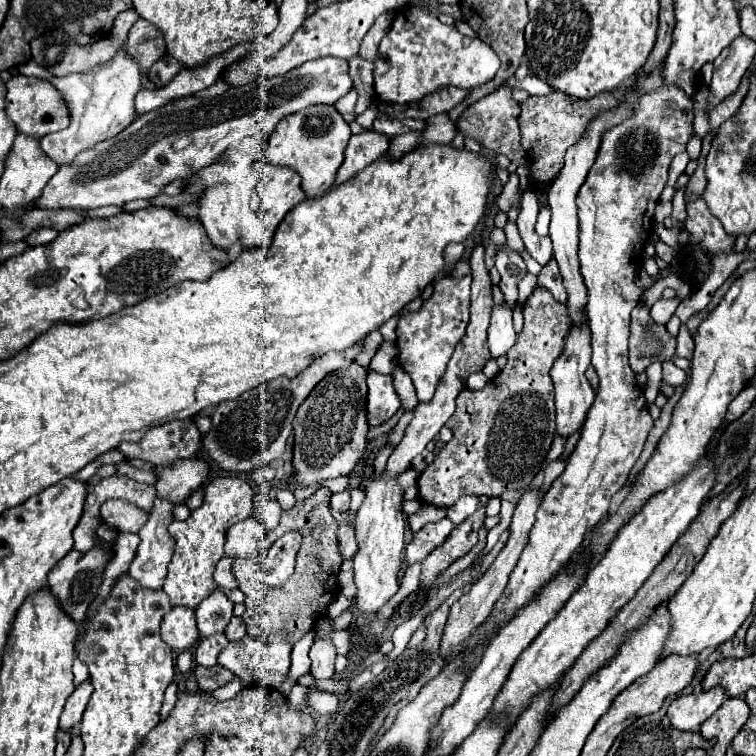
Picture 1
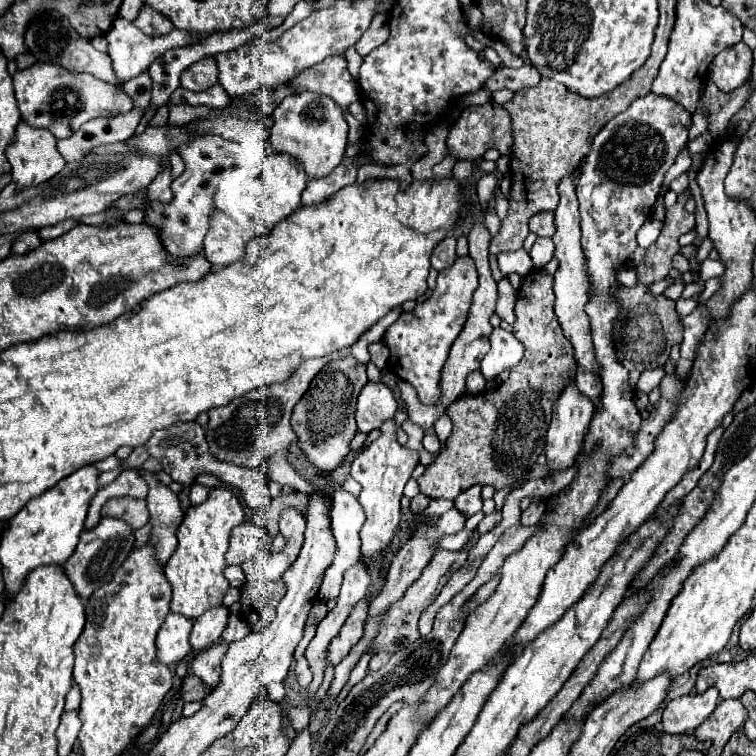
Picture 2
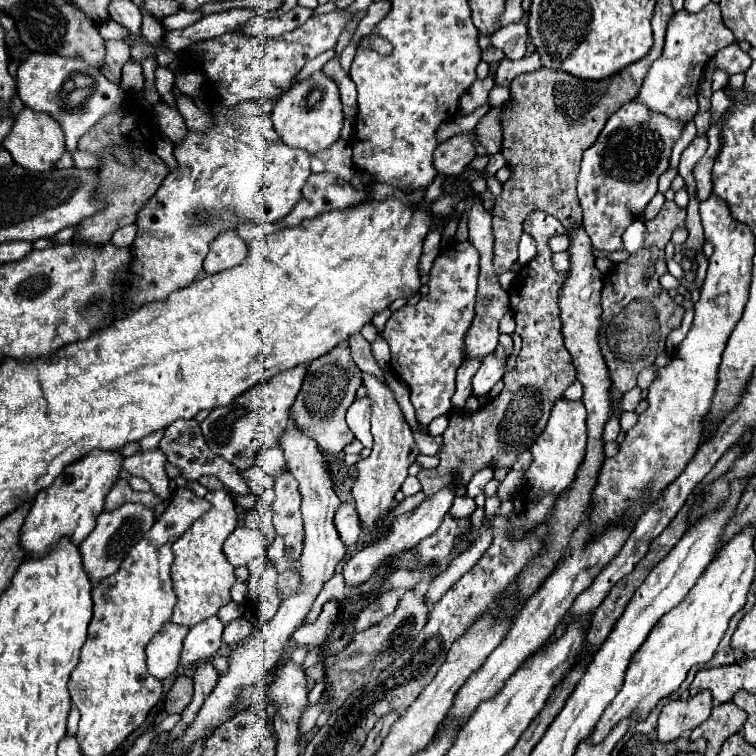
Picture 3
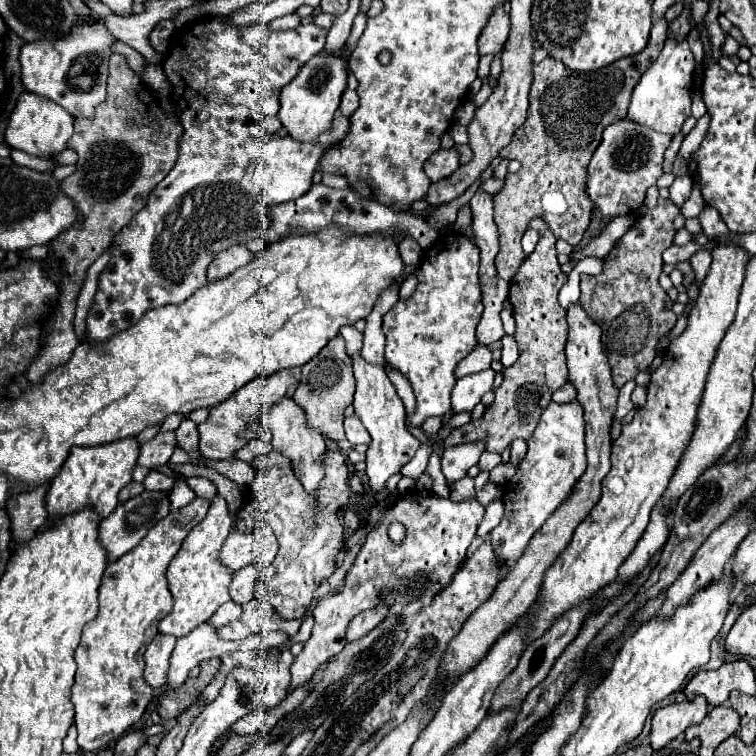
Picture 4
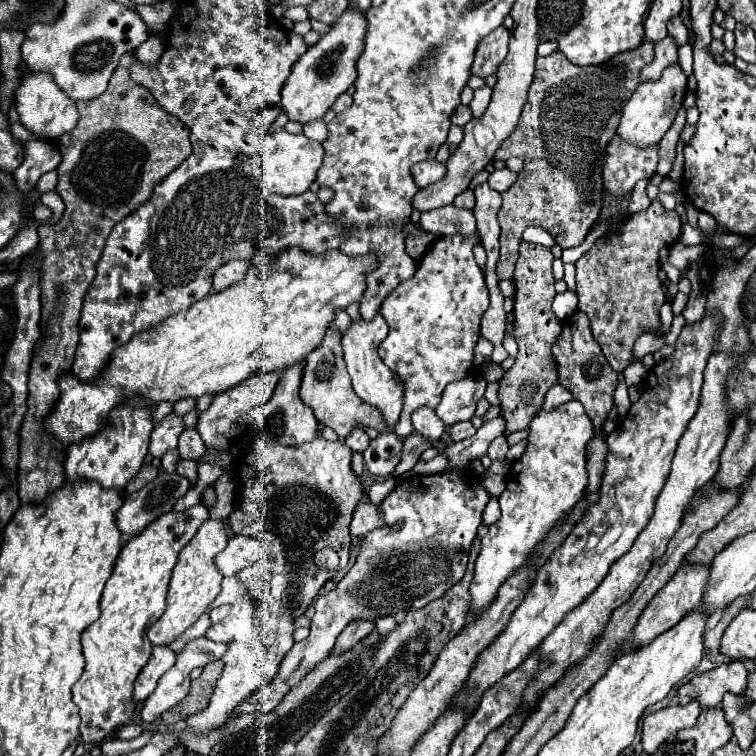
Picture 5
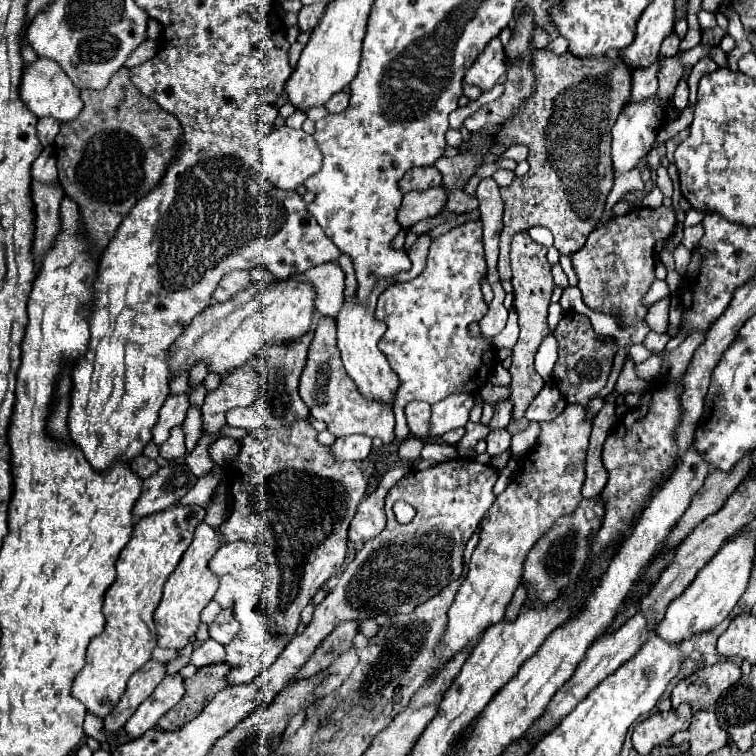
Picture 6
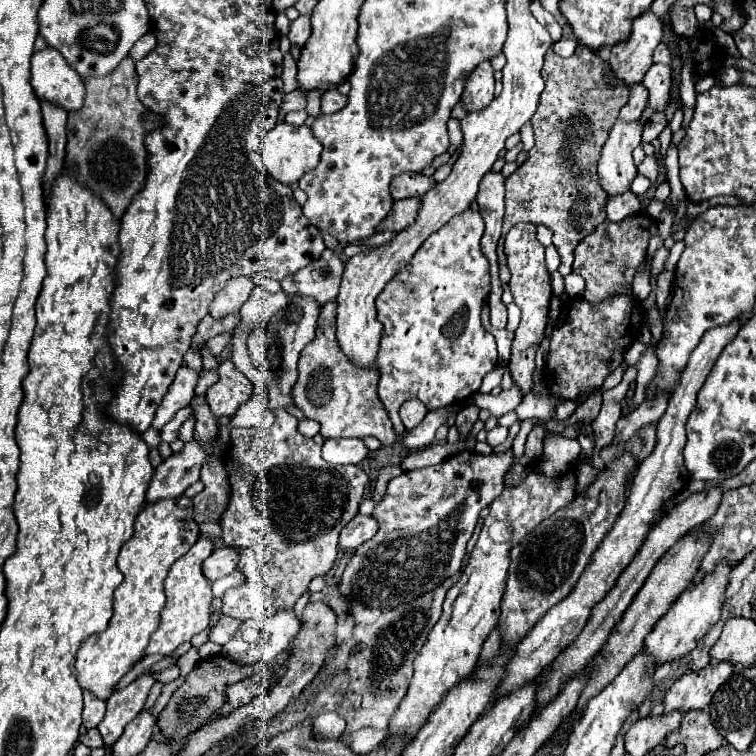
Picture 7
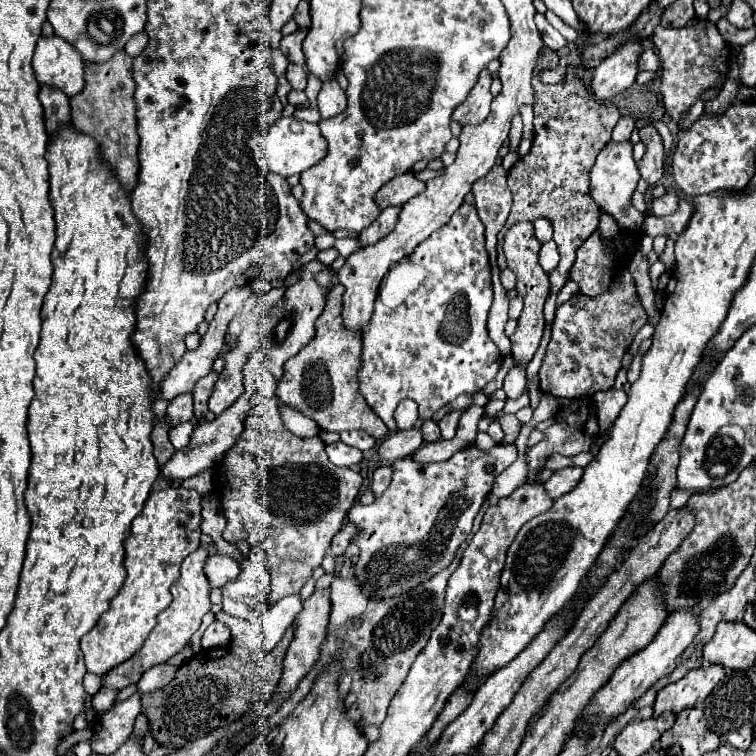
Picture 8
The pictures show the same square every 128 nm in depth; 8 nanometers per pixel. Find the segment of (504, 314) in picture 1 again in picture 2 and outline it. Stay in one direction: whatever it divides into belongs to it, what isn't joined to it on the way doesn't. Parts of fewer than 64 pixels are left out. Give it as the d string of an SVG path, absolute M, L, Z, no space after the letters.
M498 326L490 334L490 350L482 360L480 372L484 374L484 378L496 378L502 370L518 364L522 354L524 346L514 338L514 334Z

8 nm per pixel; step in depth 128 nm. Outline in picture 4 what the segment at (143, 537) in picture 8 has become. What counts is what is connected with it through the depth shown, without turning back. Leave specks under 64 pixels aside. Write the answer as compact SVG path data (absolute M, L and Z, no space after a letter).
M194 498L180 510L160 520L142 542L116 562L108 564L100 594L98 616L84 626L82 642L76 648L76 678L72 704L76 710L78 746L86 752L100 752L112 746L136 724L152 700L152 688L144 680L144 650L158 634L158 624L168 616L174 600L166 582L166 568L180 550L186 534L206 516L208 500Z

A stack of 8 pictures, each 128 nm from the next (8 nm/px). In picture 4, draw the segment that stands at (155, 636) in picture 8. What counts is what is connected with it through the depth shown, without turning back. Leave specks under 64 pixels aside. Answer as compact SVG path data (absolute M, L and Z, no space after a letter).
M214 496L206 518L190 530L190 534L182 542L182 548L178 550L178 554L172 558L168 566L168 584L174 598L174 608L172 614L158 624L158 630L162 634L172 634L178 638L186 636L202 622L208 622L210 616L224 602L230 600L228 586L232 582L234 572L230 572L230 568L226 568L218 558L222 542L226 540L230 530L232 530L232 518L226 500L222 496Z

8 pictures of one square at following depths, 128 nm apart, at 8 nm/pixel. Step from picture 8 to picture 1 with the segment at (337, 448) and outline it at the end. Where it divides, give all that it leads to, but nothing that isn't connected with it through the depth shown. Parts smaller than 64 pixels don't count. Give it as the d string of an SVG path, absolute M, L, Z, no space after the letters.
M368 370L368 424L378 426L390 420L400 408L400 396L392 384L392 376Z

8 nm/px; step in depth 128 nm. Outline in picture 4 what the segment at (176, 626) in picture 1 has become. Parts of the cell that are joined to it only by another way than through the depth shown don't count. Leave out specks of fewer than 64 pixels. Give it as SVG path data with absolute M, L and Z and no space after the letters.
M158 634L146 648L144 660L146 660L146 670L144 670L144 680L152 686L164 686L166 684L166 672L170 668L170 656L176 644L176 636L166 636Z

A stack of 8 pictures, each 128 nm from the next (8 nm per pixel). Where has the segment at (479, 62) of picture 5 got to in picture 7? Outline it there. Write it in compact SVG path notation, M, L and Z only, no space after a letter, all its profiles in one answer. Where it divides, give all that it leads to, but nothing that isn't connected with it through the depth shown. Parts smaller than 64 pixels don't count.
M484 60L468 76L462 100L466 102L468 112L474 112L474 110L486 108L492 98L494 98L494 70L490 60Z

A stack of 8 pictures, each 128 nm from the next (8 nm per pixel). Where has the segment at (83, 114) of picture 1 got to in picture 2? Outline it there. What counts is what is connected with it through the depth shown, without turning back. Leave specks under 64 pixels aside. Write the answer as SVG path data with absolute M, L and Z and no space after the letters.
M116 18L116 22L112 24L112 30L106 34L106 40L108 40L108 54L112 58L112 70L114 70L114 76L118 80L116 88L118 90L124 90L124 84L136 76L140 76L142 72L148 70L148 66L160 56L164 54L166 50L170 48L176 48L176 46L188 46L192 42L192 36L188 32L180 32L180 30L172 30L168 36L158 36L158 38L150 38L150 36L144 36L132 22L128 20L122 20L122 18Z

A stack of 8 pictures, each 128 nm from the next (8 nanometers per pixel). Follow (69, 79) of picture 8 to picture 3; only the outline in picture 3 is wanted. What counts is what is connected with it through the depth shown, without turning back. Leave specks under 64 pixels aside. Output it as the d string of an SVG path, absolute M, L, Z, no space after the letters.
M24 108L16 116L16 122L10 134L4 138L2 146L10 152L12 160L22 168L26 168L28 172L50 172L56 166L54 162L58 162L64 152L64 134L58 122L52 120L48 114L38 114L38 112L32 112L30 108Z

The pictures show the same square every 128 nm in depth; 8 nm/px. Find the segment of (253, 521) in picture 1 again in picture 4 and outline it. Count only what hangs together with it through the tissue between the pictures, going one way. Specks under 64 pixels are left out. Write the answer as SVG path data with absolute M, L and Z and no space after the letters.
M232 530L222 546L220 560L224 566L232 568L234 572L252 564L260 554L260 542L254 534Z

